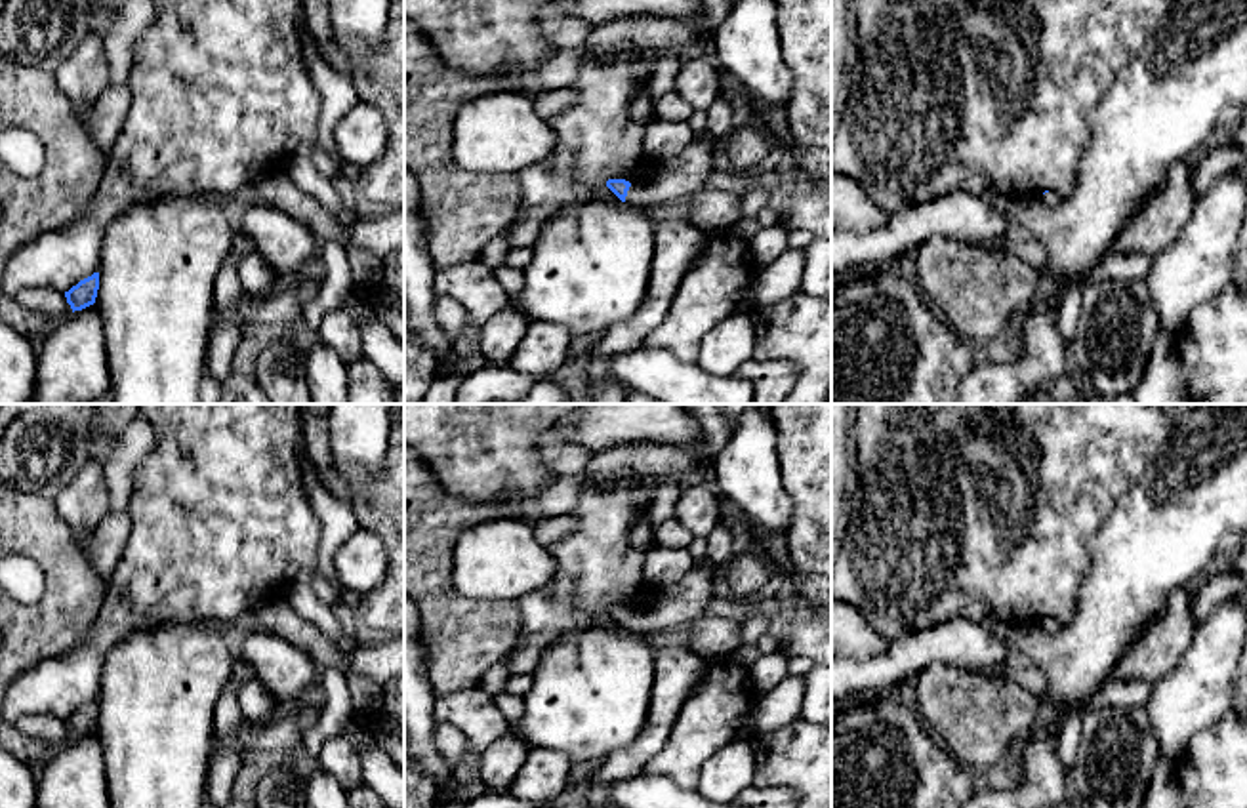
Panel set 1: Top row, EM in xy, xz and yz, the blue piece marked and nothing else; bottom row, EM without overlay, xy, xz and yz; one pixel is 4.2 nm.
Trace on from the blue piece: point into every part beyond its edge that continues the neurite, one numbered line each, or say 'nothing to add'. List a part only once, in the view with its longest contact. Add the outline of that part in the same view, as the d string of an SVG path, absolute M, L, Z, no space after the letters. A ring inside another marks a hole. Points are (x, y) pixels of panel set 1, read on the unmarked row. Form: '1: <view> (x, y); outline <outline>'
1: xz (681, 603); outline M696 562L681 581L660 589L650 608L629 614L625 629L656 633L700 617L711 598L713 577L707 564Z

